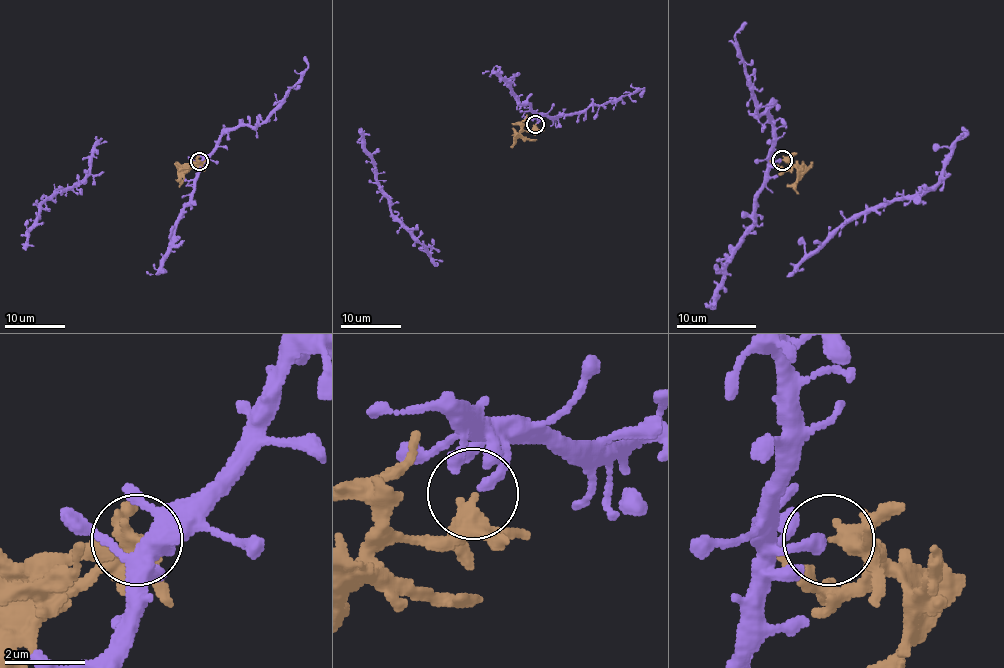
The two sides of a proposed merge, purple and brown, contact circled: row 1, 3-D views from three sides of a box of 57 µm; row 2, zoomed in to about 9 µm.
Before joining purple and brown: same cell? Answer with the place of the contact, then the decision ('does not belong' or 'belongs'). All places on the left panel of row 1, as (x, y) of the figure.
(199, 161) | does not belong

